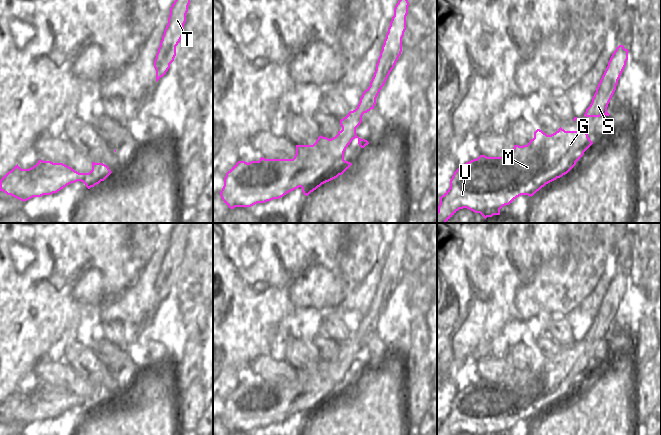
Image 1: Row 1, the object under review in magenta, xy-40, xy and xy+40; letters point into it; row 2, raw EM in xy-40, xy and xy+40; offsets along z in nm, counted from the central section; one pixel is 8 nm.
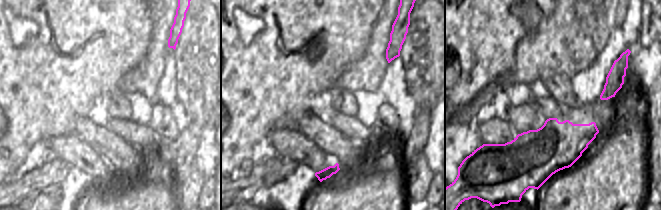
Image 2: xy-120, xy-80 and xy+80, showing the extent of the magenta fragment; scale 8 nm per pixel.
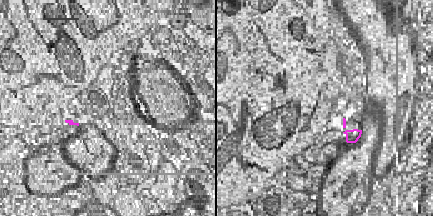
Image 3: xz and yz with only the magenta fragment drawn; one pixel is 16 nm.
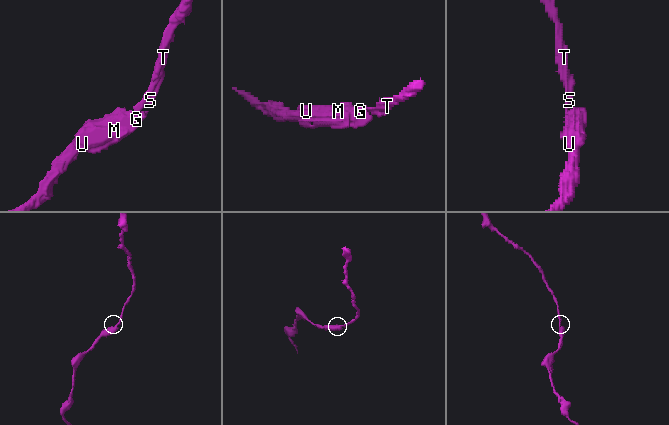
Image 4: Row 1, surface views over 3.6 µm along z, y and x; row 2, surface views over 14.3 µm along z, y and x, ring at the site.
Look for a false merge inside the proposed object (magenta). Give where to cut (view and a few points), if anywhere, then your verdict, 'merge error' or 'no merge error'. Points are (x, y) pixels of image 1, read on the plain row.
cut none; no merge error

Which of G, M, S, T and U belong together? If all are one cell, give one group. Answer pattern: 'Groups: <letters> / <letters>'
Groups: G M S T U.

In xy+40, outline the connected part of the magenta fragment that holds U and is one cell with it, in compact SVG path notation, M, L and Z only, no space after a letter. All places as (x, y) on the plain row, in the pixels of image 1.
M560 351L551 359L537 353L527 369L514 369L503 381L480 379L459 391L450 404L450 412L440 421L438 435L458 435L463 432L471 435L500 435L517 421L532 421L546 408L567 398L592 368L585 353L565 355Z

